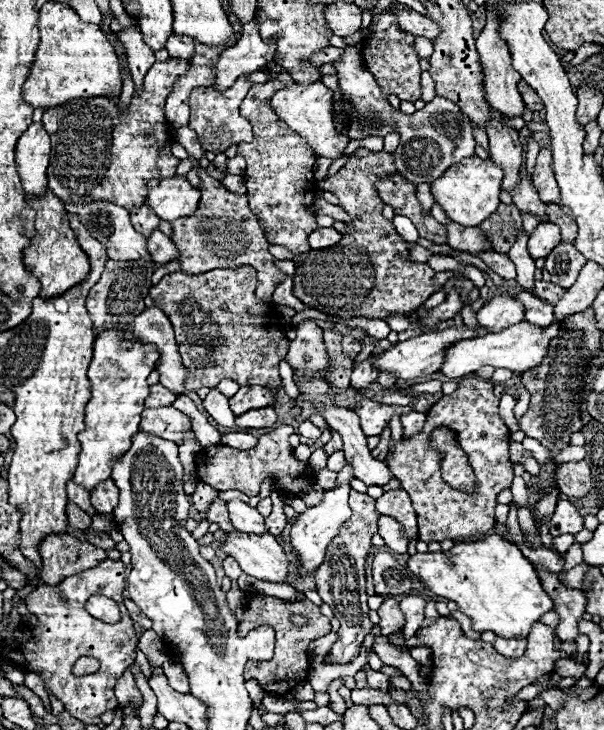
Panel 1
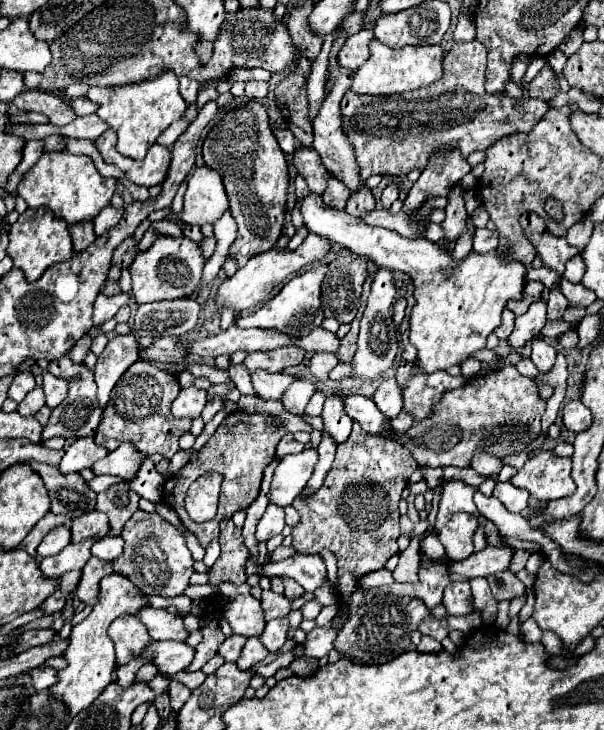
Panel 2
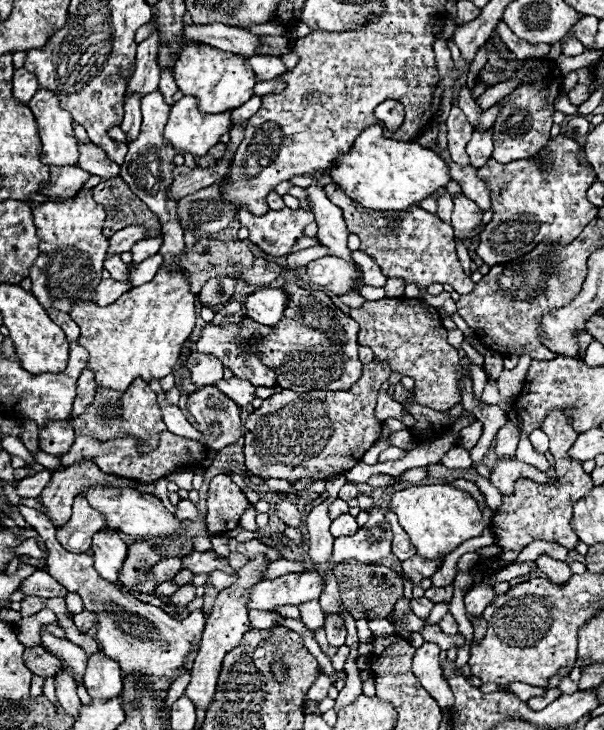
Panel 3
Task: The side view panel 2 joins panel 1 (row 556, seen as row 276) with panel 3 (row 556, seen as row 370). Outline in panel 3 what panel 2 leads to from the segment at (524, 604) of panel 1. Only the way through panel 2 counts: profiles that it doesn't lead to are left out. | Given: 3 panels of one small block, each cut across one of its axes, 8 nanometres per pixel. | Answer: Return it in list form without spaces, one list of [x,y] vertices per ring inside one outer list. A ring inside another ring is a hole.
[[[426,484],[426,486],[412,486],[392,494],[392,512],[398,516],[400,526],[408,532],[412,544],[422,558],[436,558],[450,554],[462,542],[476,538],[486,528],[480,508],[476,506],[474,498],[450,484]]]

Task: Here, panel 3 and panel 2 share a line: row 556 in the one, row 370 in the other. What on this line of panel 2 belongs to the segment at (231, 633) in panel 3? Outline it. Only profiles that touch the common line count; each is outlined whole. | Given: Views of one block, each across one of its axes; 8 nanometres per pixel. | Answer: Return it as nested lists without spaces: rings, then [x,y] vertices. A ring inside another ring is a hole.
[[[256,370],[250,374],[250,378],[256,388],[256,394],[264,400],[280,400],[284,390],[294,382],[290,374],[284,374],[284,372],[270,374],[266,370]]]

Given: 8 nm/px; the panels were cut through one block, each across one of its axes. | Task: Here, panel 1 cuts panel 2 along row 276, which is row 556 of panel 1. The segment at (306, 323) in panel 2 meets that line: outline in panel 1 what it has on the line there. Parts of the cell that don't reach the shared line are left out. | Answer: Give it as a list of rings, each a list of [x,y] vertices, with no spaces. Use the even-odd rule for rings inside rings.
[[[346,464],[340,472],[338,472],[338,486],[334,490],[326,490],[324,492],[324,500],[322,504],[318,504],[316,508],[308,508],[306,512],[302,512],[290,528],[290,546],[292,546],[292,554],[296,558],[296,572],[300,578],[304,578],[306,574],[310,574],[312,570],[316,570],[322,560],[324,560],[324,552],[330,544],[330,540],[338,534],[340,524],[346,522],[350,518],[350,506],[348,506],[348,492],[350,492],[350,480],[352,480],[352,468]]]

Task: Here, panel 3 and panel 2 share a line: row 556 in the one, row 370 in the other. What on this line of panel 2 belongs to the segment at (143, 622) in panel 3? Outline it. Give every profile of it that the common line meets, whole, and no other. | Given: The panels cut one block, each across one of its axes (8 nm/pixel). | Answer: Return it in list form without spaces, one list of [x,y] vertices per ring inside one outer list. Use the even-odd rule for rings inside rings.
[[[62,356],[58,360],[52,360],[48,364],[48,372],[56,378],[62,378],[62,380],[68,380],[70,384],[70,390],[68,390],[68,396],[66,396],[66,402],[62,402],[60,406],[56,406],[52,410],[52,416],[50,416],[50,422],[48,426],[44,428],[44,440],[48,438],[54,438],[54,436],[64,436],[64,438],[82,438],[82,436],[94,436],[96,434],[96,428],[100,424],[100,406],[98,406],[98,400],[96,400],[96,382],[94,382],[94,372],[84,366],[84,364],[74,364],[70,360],[70,356]]]

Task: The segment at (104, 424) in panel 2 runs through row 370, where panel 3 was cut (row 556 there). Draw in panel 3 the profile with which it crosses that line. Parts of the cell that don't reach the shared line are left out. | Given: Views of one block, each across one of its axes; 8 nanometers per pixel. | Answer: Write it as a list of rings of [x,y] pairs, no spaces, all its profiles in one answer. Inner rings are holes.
[[[152,542],[128,544],[128,554],[120,568],[120,584],[126,590],[156,596],[158,582],[152,580],[152,566],[166,558],[156,548],[158,546]]]

